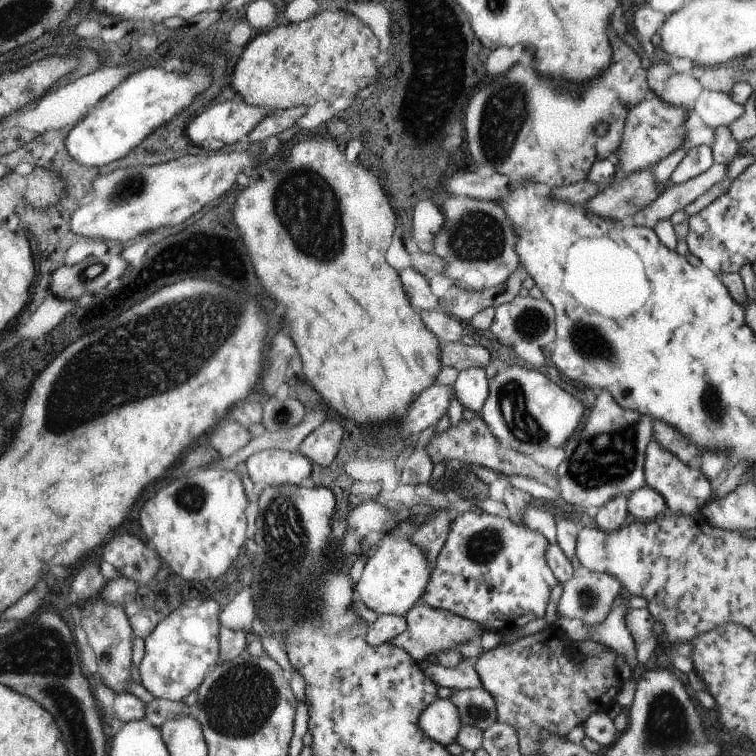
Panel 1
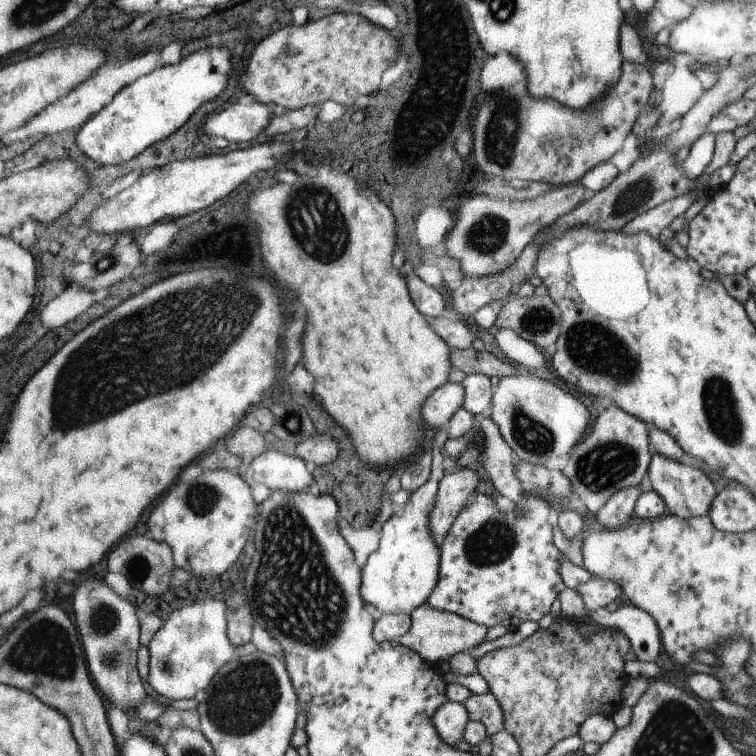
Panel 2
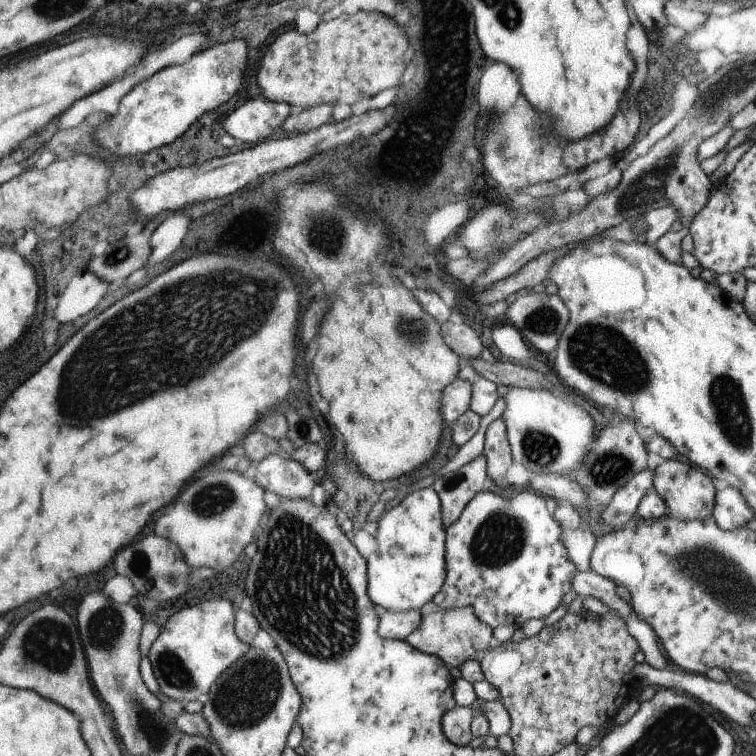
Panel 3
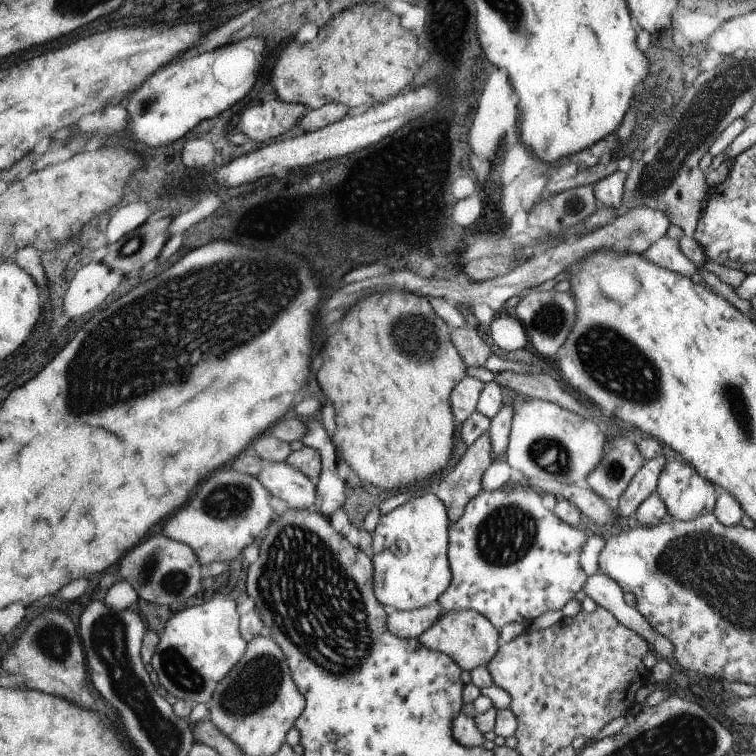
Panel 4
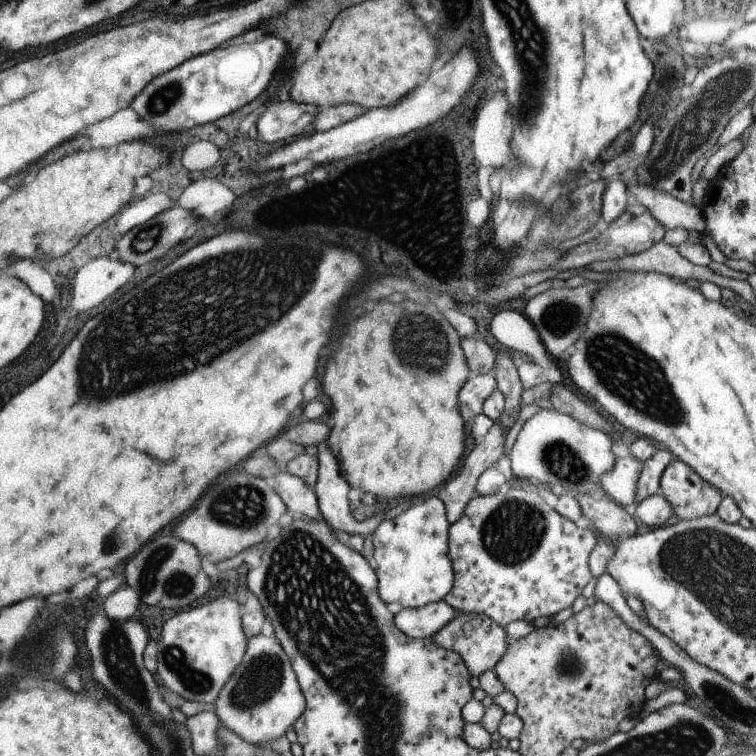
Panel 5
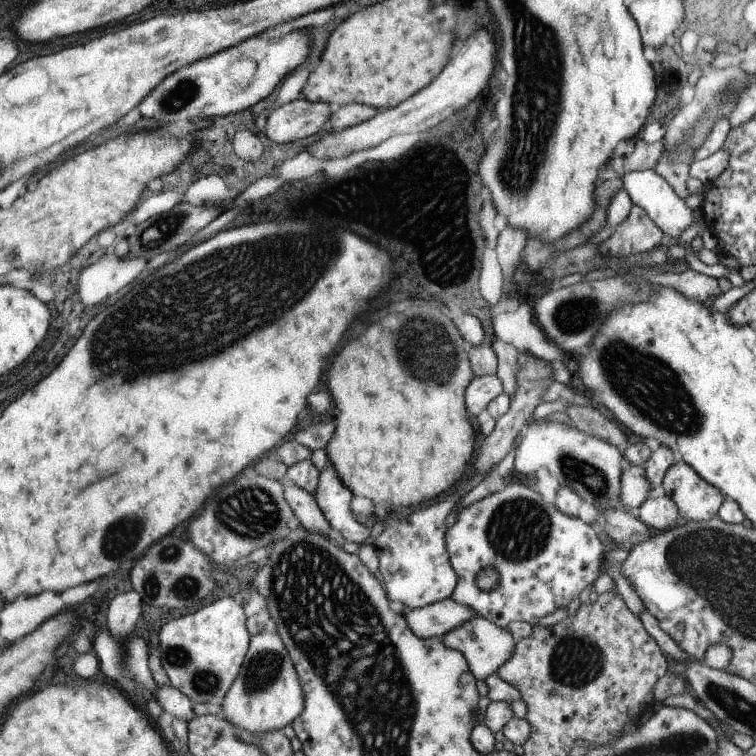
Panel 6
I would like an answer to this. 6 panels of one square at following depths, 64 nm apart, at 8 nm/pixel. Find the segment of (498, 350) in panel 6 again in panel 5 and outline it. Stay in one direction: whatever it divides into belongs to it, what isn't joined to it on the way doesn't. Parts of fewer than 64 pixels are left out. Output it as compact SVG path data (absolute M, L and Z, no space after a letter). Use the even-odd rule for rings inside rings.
M497 354L497 364L493 368L493 376L497 380L497 390L505 396L505 408L499 414L499 418L495 420L495 422L499 422L499 428L505 438L517 420L517 410L521 404L519 396L523 392L523 386L515 372L515 362L511 358L507 358L505 354Z

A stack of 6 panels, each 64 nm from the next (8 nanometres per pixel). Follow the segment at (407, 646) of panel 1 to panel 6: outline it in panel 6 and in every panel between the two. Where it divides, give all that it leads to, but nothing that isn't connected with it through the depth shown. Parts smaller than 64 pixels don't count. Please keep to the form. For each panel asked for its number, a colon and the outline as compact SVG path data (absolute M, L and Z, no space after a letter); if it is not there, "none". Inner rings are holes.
2: M421 604L419 608L415 608L409 614L409 618L411 618L411 626L409 626L407 634L401 634L397 638L397 642L401 646L405 646L407 650L415 652L417 656L421 656L427 664L435 664L437 660L449 660L455 654L469 652L473 646L483 642L483 636L487 632L487 628L477 624L477 622L471 622L459 614L435 610L427 604Z
3: M469 608L465 610L435 610L435 612L421 612L419 616L419 626L405 638L405 642L409 646L413 646L415 650L423 652L423 654L431 654L439 660L443 660L447 666L459 668L465 660L479 660L485 652L487 646L493 642L491 638L491 628L483 622L479 622L479 618L475 618L475 614L471 614Z
4: M451 610L451 612L443 612L435 622L431 622L431 626L427 630L423 630L415 640L433 652L441 652L445 656L449 656L461 670L471 672L473 668L481 668L485 666L493 654L497 654L499 650L499 638L497 638L497 628L487 622L487 618L483 618L479 612L475 610Z
5: M455 614L455 618L449 620L441 630L437 630L429 640L435 642L437 648L459 654L467 672L473 676L479 676L485 670L491 670L501 660L501 656L505 654L505 648L507 648L503 628L481 614Z
6: M473 614L471 620L467 620L467 622L455 626L453 630L449 630L449 632L441 638L441 642L443 642L449 650L457 650L457 652L463 654L463 658L465 658L465 662L467 662L471 674L473 674L477 680L487 680L489 676L497 674L497 670L511 658L513 648L515 648L509 630L505 630L505 628L497 626L497 624L493 624L491 620L487 620L487 618L483 618L483 616L475 616L475 614Z

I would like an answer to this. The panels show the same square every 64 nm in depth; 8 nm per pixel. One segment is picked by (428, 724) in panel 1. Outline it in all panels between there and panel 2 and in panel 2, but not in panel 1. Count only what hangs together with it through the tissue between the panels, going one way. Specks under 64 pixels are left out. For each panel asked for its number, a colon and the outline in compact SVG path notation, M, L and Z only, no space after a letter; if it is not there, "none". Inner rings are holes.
2: M457 702L441 704L429 720L431 720L431 726L435 728L437 736L449 746L455 746L455 742L463 740L465 726L469 722L465 706L457 704Z

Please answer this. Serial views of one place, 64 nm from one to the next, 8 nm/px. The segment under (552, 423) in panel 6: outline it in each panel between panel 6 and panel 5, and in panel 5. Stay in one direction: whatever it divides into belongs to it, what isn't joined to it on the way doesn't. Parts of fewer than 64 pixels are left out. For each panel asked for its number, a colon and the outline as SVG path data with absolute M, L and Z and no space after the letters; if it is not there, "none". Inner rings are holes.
5: M539 404L539 410L529 416L519 428L511 448L509 462L513 478L527 486L563 486L577 494L589 494L593 498L605 496L597 486L599 474L613 468L615 456L611 454L611 440L605 432L579 424L573 416L561 414L549 404ZM561 458L561 460L559 460Z

